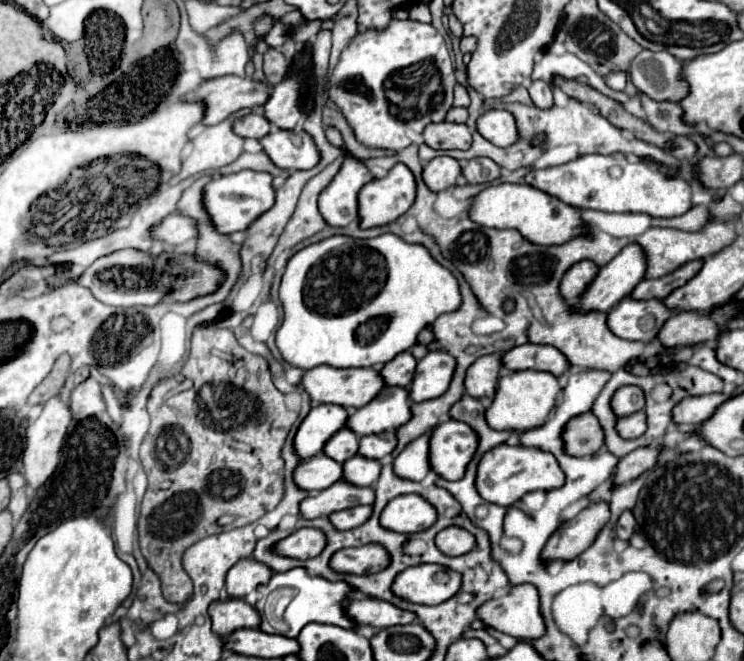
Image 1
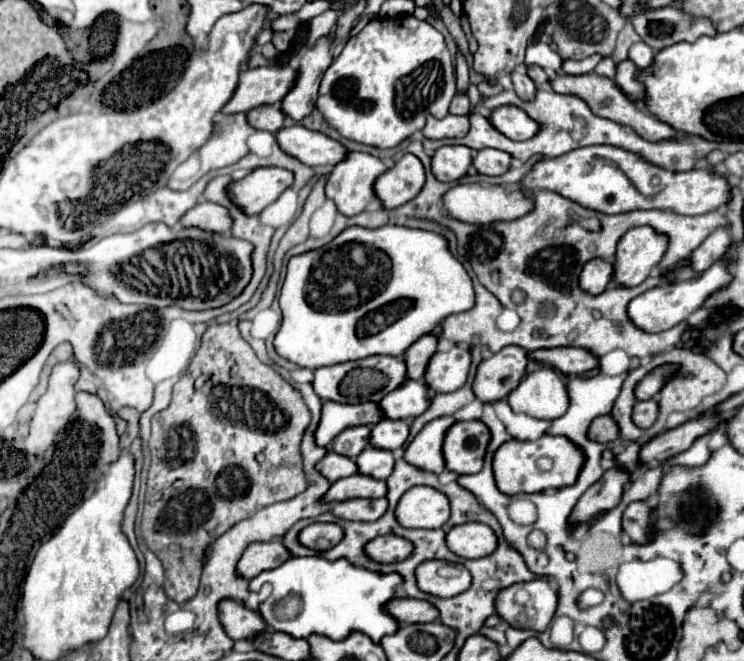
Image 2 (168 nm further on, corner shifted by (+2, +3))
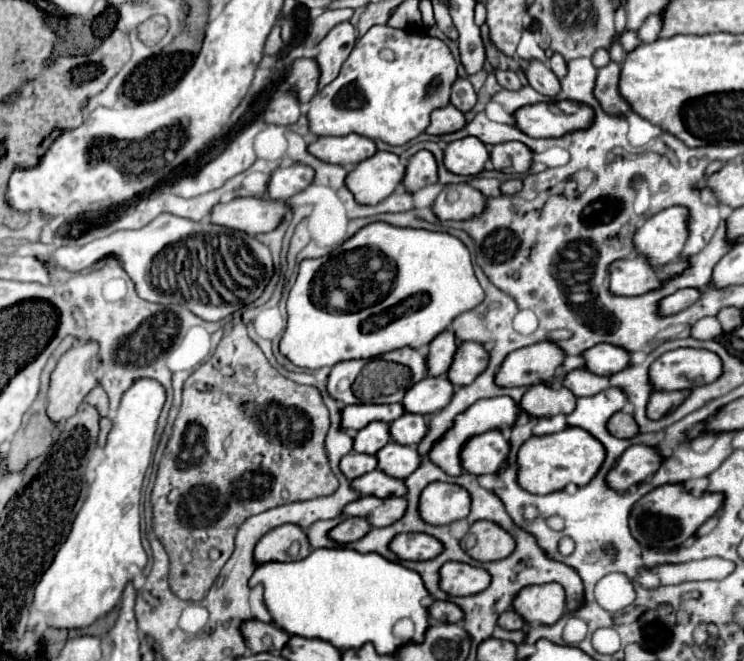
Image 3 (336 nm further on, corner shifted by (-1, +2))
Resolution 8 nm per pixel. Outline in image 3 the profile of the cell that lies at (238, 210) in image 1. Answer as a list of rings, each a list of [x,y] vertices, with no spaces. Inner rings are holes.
[[[300,163],[282,165],[272,173],[268,181],[268,189],[266,189],[268,199],[286,201],[294,193],[306,189],[312,183],[312,179],[314,179],[314,169],[310,169],[308,165],[300,165]]]

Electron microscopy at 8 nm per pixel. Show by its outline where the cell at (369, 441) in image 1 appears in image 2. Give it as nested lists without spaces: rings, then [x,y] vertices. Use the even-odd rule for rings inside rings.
[[[381,420],[371,428],[371,446],[397,450],[405,444],[409,436],[409,422],[407,420]]]

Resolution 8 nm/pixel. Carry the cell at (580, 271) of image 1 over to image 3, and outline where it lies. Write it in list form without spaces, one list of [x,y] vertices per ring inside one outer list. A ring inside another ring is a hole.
[[[640,255],[632,259],[620,259],[614,261],[608,269],[608,279],[610,279],[608,289],[614,295],[642,295],[646,291],[658,289],[660,281],[674,277],[684,269],[686,261],[676,261],[654,269]]]

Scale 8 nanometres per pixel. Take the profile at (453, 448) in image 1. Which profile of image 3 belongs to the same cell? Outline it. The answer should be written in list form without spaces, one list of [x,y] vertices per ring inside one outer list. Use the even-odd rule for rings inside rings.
[[[498,429],[490,433],[480,433],[470,437],[460,449],[460,463],[466,473],[484,475],[484,473],[498,473],[500,463],[506,459],[510,451],[508,441]]]

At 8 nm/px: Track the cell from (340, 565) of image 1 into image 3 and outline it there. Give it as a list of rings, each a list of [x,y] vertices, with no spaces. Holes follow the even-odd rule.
[[[402,533],[390,541],[390,551],[404,561],[426,561],[442,551],[442,543],[426,533]]]

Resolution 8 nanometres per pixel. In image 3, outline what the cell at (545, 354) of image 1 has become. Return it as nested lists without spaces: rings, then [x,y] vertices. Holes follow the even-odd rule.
[[[598,343],[582,353],[584,367],[596,375],[612,375],[628,367],[628,353],[620,347]]]

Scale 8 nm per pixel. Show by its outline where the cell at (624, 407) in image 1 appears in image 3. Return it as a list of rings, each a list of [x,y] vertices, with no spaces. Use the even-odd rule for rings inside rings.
[[[674,349],[650,365],[654,391],[680,391],[712,383],[722,373],[718,355],[706,349]]]

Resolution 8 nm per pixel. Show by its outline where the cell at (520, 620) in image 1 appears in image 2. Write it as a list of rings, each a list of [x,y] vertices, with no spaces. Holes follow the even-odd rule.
[[[543,578],[523,582],[523,584],[513,584],[499,592],[495,606],[503,622],[511,624],[513,628],[543,632],[555,614],[557,590],[553,592],[553,586]],[[523,588],[527,590],[527,596],[529,596],[527,604],[517,604],[515,596]]]

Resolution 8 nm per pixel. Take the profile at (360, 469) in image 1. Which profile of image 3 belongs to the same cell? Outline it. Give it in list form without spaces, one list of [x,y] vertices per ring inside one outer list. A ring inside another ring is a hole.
[[[394,441],[384,445],[376,453],[376,459],[378,459],[378,469],[394,479],[408,477],[420,463],[420,455],[418,455],[416,447],[398,445]]]

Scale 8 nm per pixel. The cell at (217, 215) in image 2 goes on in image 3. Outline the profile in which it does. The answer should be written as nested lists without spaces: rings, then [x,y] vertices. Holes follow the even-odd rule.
[[[240,197],[228,203],[214,205],[208,221],[248,235],[256,235],[272,231],[282,221],[286,209],[288,203],[284,201]]]

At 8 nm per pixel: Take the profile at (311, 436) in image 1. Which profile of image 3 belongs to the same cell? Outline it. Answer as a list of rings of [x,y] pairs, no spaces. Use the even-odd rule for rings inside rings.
[[[394,403],[394,405],[346,405],[346,407],[342,407],[342,413],[340,413],[340,429],[358,431],[372,421],[390,423],[390,421],[398,419],[400,415],[404,415],[402,403]]]

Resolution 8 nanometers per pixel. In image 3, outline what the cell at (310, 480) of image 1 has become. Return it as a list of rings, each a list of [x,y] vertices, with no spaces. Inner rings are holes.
[[[350,451],[348,455],[344,455],[340,459],[340,471],[350,481],[368,473],[368,471],[374,471],[376,465],[378,465],[378,461],[376,461],[374,455],[360,455],[360,453],[354,453],[354,451]]]

